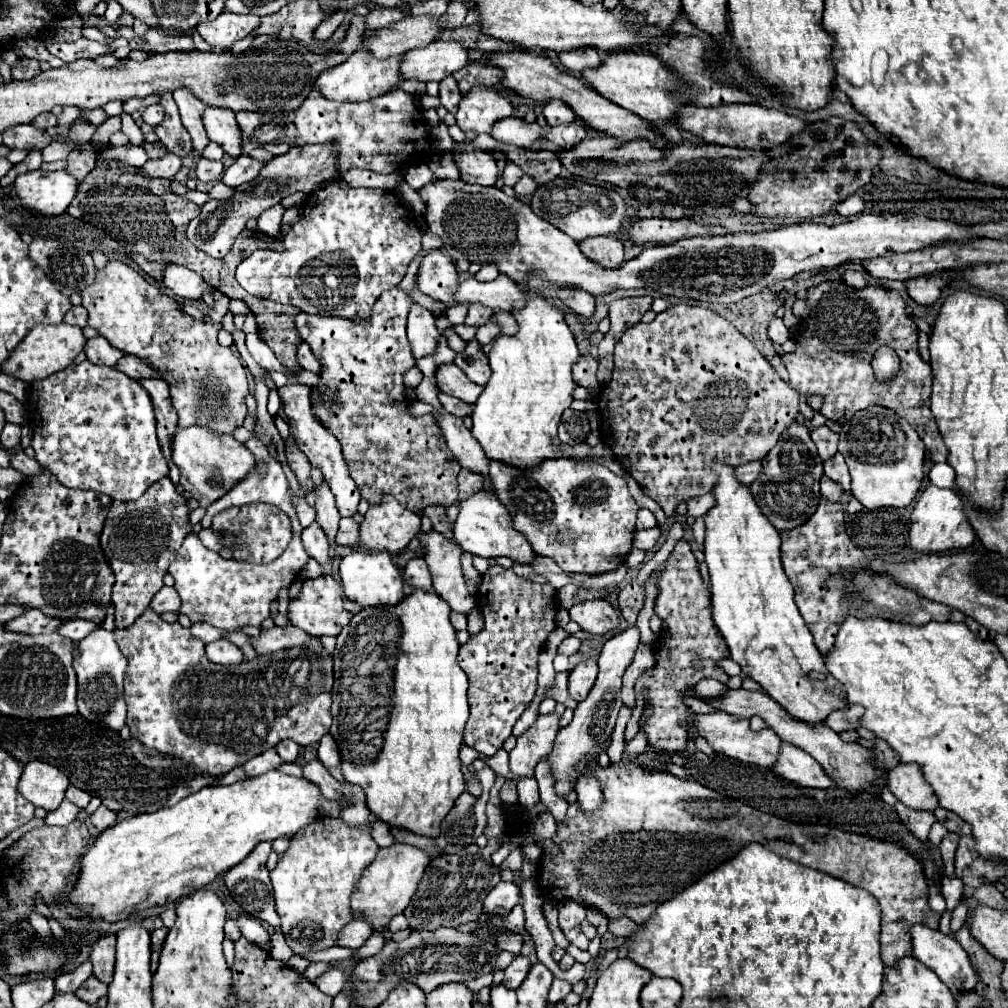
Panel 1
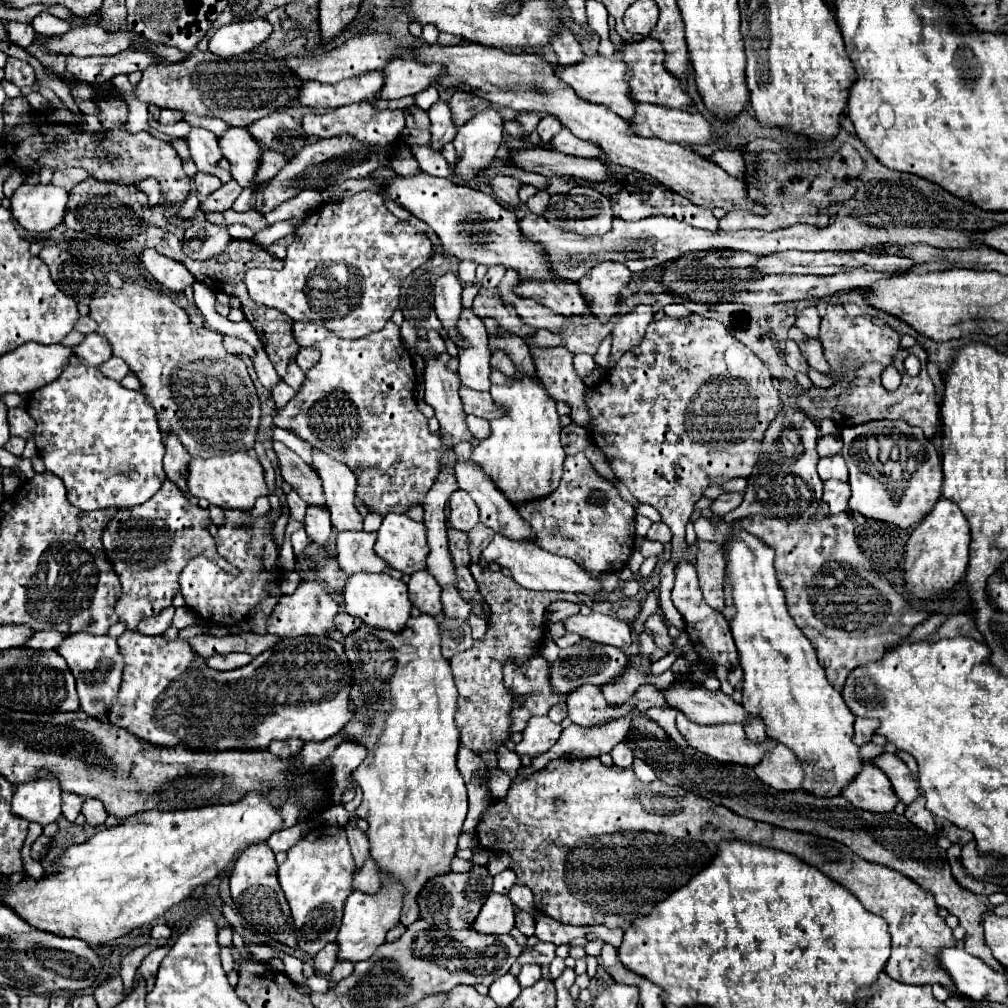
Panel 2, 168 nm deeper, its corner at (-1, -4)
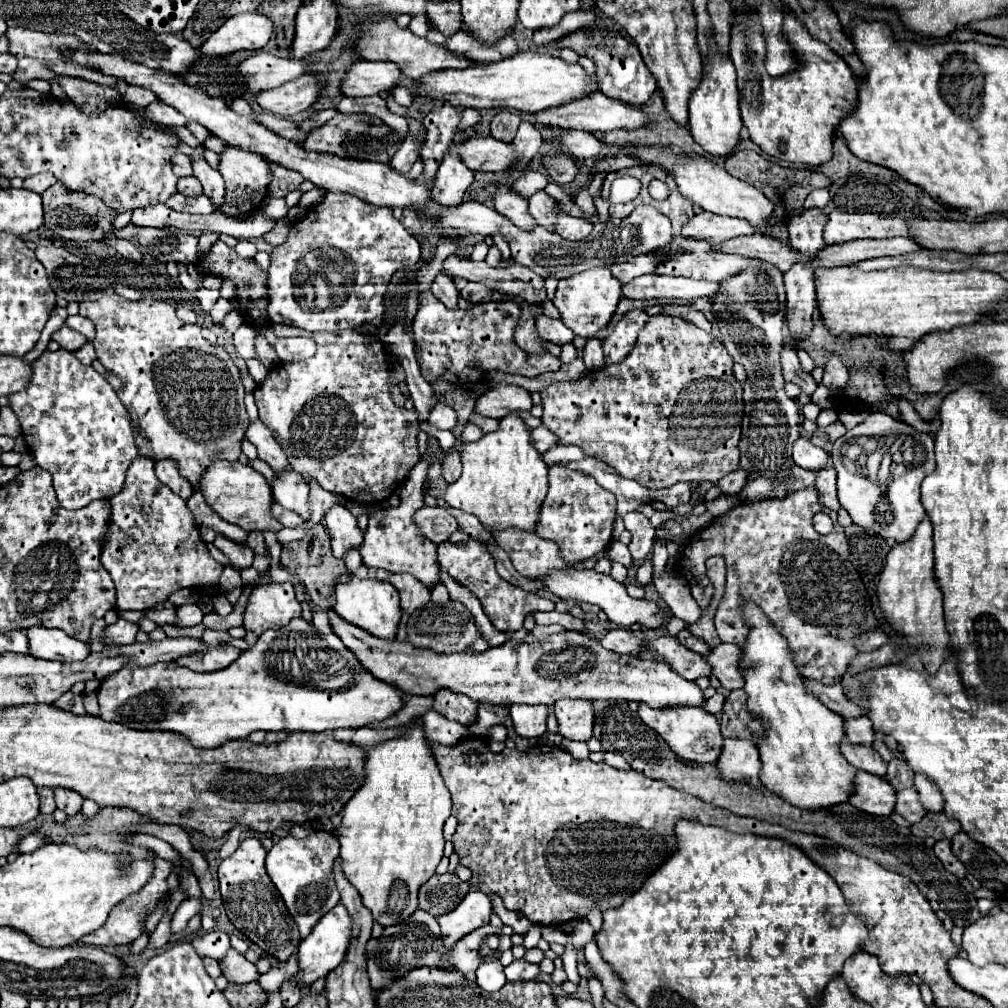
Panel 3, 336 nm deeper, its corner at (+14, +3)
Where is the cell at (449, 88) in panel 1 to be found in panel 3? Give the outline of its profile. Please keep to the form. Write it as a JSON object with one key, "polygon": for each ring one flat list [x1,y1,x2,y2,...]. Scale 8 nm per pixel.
{"polygon":[[423,129,417,137,409,135,409,137,401,143,401,147,399,147,399,151,393,155,393,159,389,161,391,167,395,167,395,169,401,171,401,173,407,173,407,171,411,169,411,165,417,161,423,143,425,143,425,129]]}

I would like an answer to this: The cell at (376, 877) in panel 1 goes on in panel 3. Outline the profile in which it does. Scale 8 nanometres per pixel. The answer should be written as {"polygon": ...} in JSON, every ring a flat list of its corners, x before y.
{"polygon":[[337,903,327,915,321,917,321,921,309,933,309,937,305,937,303,943,299,945,299,973,293,977,297,979,299,985,311,985,319,977,327,977,327,973,345,959,345,951,353,937,351,925,353,925,353,919,345,911,343,903]]}

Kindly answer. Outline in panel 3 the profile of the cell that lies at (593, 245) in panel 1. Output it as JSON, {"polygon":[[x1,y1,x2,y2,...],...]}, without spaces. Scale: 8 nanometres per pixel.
{"polygon":[[593,267,569,279,561,279,557,285,553,305,559,309,563,323,575,335,597,337,597,331,603,329,609,323,611,315,615,313,619,299,621,299,621,281,611,275,609,267]]}

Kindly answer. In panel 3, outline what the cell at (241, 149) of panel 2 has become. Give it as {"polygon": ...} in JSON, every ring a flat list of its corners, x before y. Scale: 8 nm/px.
{"polygon":[[225,145,223,153,219,157,221,157,219,159,219,173,225,179,225,203,219,209,229,217,255,211,263,203,263,199,267,195,267,185,271,179,267,161,261,159,261,155,253,155,245,149,233,147,233,145]]}

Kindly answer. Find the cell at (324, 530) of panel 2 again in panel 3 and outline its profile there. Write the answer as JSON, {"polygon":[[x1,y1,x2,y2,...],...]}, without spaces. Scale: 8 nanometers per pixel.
{"polygon":[[289,469,285,475,275,477,275,481,273,481,273,497,281,507,295,511,305,521,309,521,309,517,311,517,309,485,301,479,299,473]]}

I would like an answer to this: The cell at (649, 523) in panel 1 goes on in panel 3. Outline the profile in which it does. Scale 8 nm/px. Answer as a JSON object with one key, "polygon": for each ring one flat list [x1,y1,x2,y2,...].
{"polygon":[[639,511,627,513,623,517,623,521,625,521,625,529,631,531,631,535,633,535,633,541,628,545,633,563,646,559,652,550,653,541,655,541,655,527]]}

